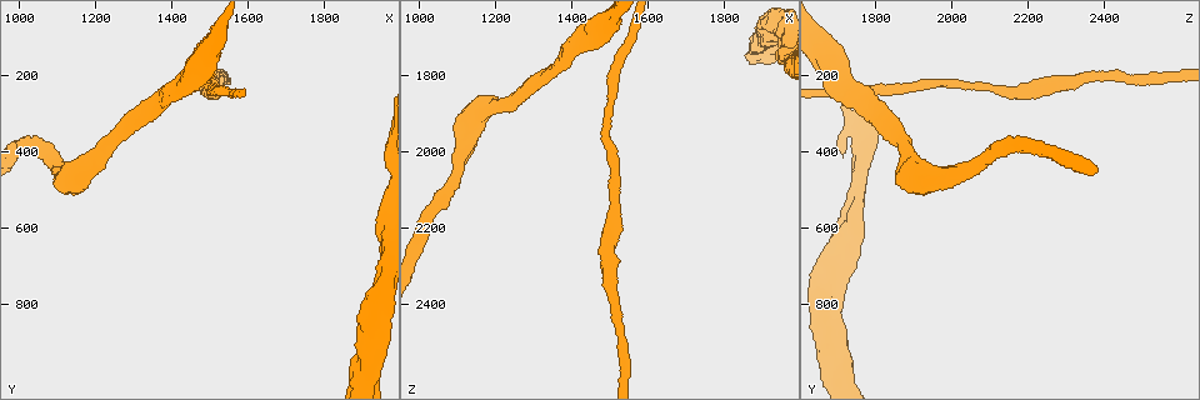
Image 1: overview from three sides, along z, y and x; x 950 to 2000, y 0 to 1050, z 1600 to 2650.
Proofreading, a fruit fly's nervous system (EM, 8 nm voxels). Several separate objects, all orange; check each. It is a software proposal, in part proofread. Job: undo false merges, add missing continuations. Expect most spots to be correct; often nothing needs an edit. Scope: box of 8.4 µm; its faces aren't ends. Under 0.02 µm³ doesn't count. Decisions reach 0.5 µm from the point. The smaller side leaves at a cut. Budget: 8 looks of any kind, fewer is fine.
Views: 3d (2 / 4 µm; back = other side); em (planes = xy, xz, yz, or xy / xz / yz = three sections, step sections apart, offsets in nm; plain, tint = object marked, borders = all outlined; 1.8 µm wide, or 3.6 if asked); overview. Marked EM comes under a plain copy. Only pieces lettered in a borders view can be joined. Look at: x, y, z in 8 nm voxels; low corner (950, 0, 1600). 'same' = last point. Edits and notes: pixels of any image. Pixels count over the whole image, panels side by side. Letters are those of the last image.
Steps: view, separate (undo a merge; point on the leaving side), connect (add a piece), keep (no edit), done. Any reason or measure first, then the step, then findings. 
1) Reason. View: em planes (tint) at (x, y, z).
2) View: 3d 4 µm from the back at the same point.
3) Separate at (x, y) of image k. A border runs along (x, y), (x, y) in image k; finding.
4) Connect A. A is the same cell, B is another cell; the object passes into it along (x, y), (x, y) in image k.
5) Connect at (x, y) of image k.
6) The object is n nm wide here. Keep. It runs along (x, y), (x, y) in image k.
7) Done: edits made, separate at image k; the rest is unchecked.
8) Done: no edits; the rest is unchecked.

Thick turns thin. View: 3d 2 µm at (1110, 465, 2005).

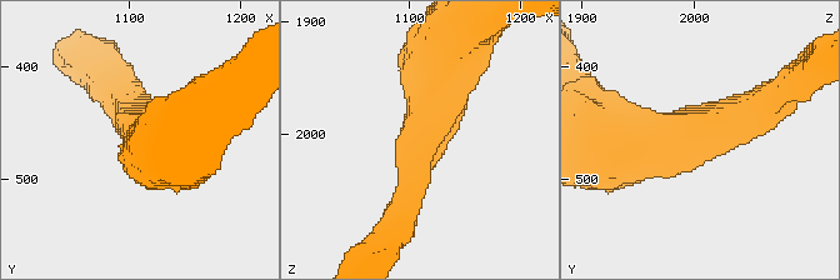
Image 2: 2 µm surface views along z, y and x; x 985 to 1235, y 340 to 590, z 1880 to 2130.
The arms are 220, 500 nm wide; need the tissue. View: em planes (borders) at (1108, 460, 2006).

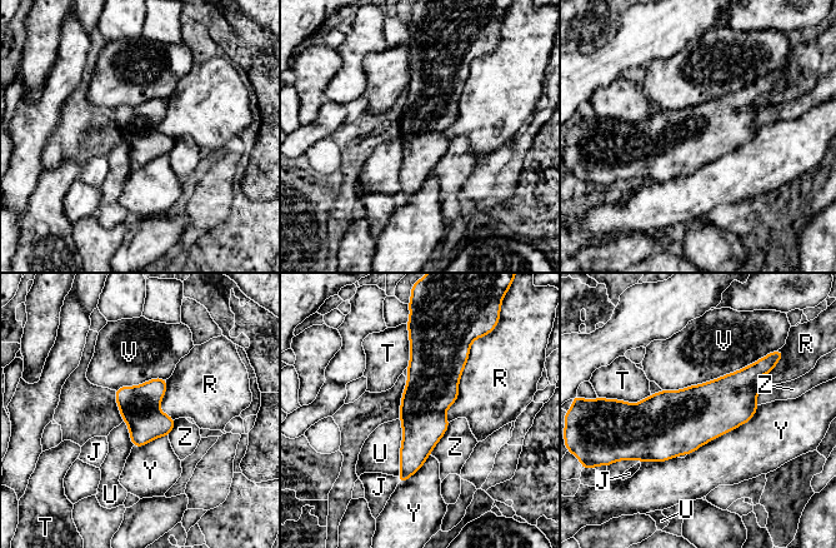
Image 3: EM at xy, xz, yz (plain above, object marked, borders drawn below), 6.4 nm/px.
The object is 260 nm wide here. Keep. J, R, T, U, V, Y and Z are other cells; a border runs along (400, 418), (398, 477) in image 3; all the same neuron.

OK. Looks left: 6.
Calibre changes. View: 3d 4 µm at (1460, 205, 1695).

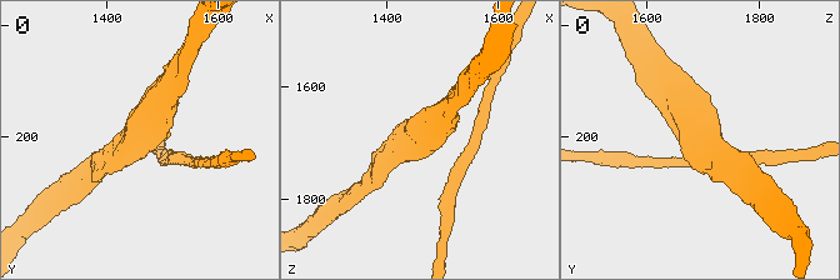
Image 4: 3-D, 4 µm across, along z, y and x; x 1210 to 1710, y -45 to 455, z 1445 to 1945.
Shape alone is not enough. View: em 3.6 µm xz step 4 (tint) at (1455, 200, 1690).

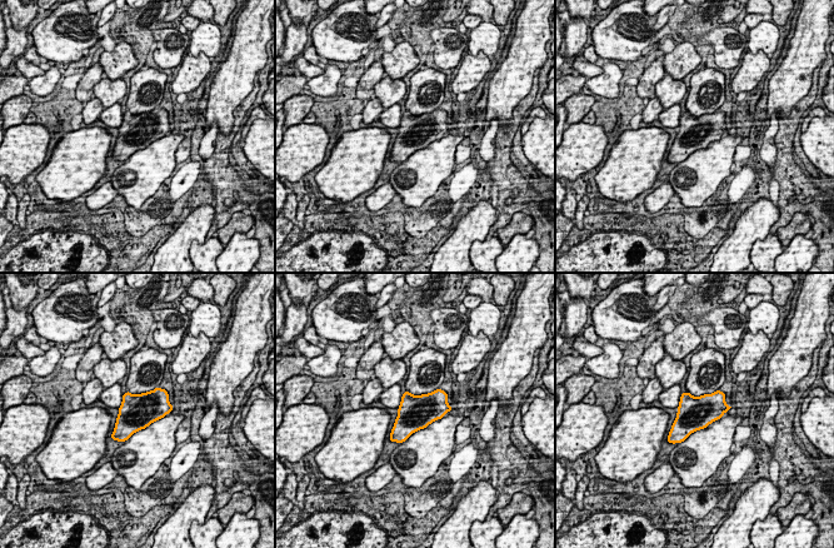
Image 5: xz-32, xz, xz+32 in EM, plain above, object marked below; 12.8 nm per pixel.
View: em 3.6 µm yz step 16 (borders) at the same point.

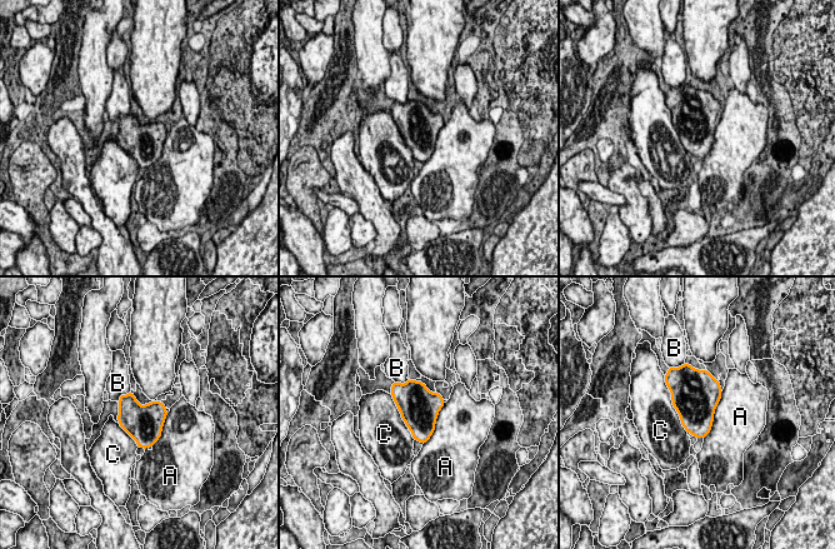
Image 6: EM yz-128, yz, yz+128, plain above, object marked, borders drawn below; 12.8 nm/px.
Keep. A, B and C are other cells; a border runs along (390, 394), (414, 439) in image 6; all the same neuron.

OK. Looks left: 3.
View: 3d 2 µm at (1520, 240, 2140).

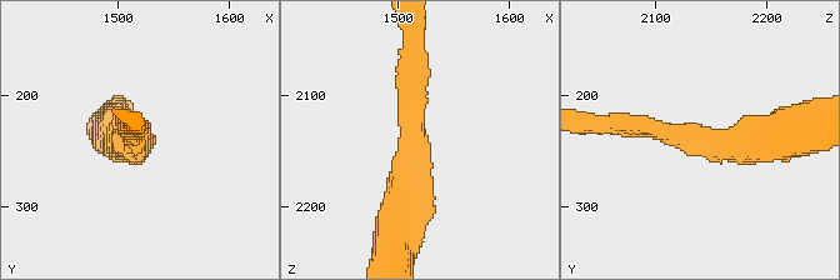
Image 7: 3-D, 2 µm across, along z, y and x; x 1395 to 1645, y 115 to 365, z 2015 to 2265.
Need the tissue. View: em planes (borders) at (1518, 236, 2136).

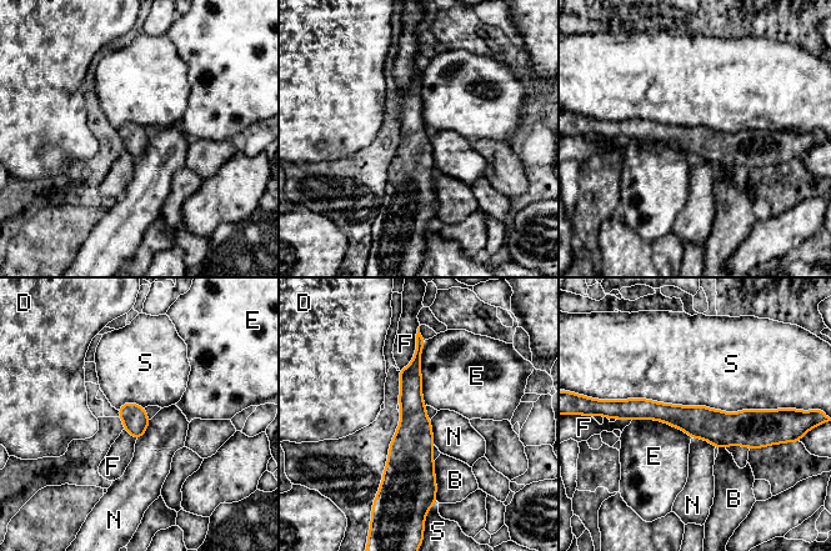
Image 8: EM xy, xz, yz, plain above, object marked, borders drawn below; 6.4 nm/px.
The longest contact is with S, 1100 nm. Keep. B, D, E, F, N and S are other cells; it runs along (624, 411), (774, 424) in image 8; one neuron here.

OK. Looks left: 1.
Done: no edits; the rest is unchecked.

